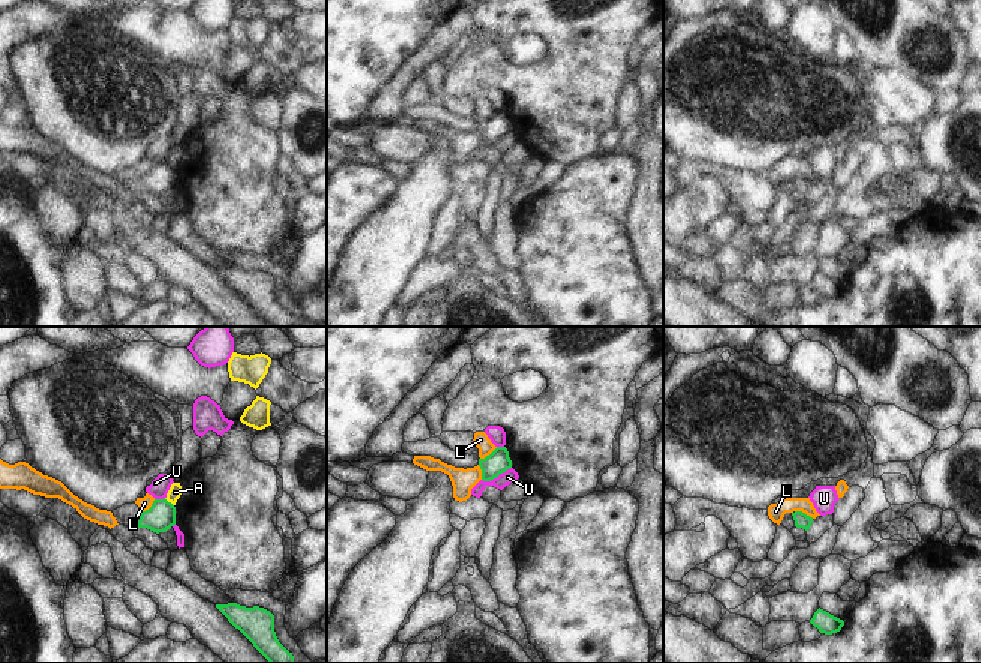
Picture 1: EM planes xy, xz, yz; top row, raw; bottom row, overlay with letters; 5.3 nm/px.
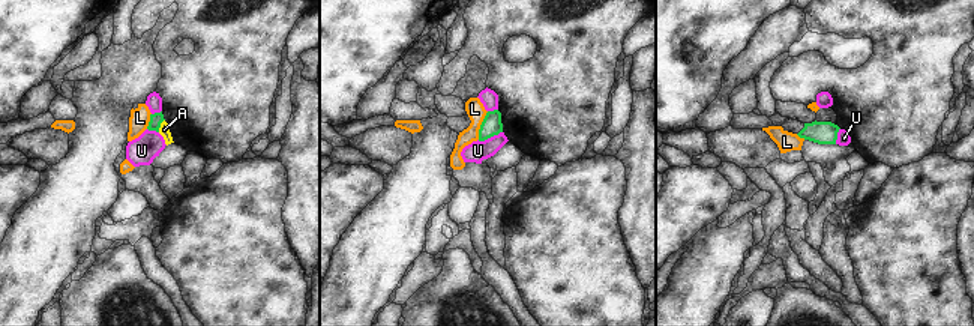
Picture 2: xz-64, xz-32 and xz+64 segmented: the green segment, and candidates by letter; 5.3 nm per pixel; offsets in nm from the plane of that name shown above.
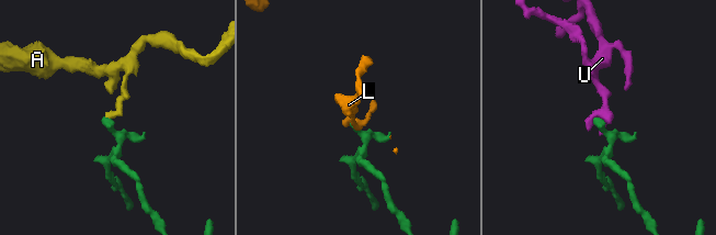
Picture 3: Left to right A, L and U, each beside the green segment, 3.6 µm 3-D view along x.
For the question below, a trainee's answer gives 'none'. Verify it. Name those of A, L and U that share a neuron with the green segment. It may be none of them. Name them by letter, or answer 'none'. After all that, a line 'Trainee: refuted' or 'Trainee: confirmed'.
none
Trainee: confirmed

